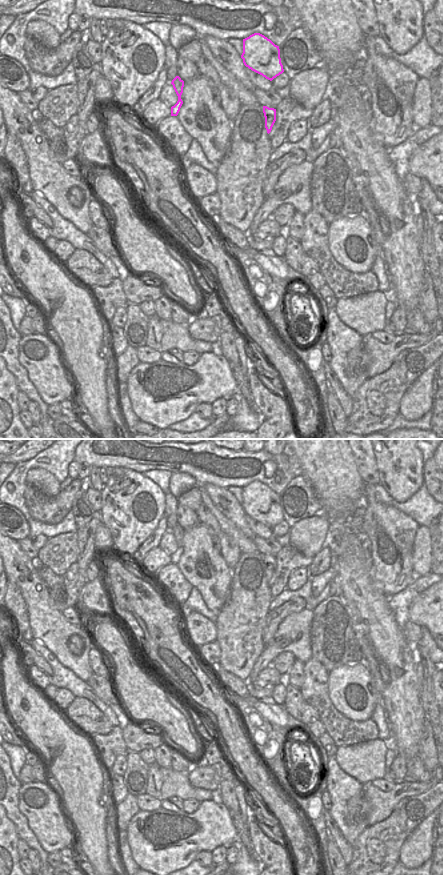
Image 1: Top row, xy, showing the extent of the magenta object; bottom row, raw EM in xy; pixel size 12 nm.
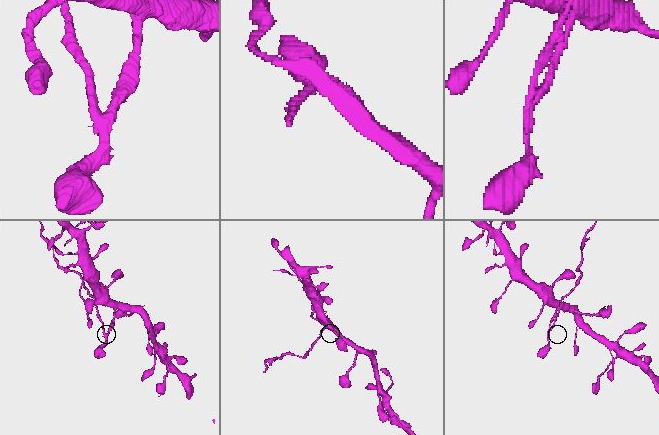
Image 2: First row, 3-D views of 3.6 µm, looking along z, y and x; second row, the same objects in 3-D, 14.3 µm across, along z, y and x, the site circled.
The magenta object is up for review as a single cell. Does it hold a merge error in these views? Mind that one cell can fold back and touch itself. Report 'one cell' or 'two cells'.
two cells

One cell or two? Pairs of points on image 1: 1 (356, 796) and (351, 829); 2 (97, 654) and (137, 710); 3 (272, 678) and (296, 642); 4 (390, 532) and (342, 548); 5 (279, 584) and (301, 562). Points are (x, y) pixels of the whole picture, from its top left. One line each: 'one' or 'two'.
1: one
2: two
3: two
4: two
5: one

